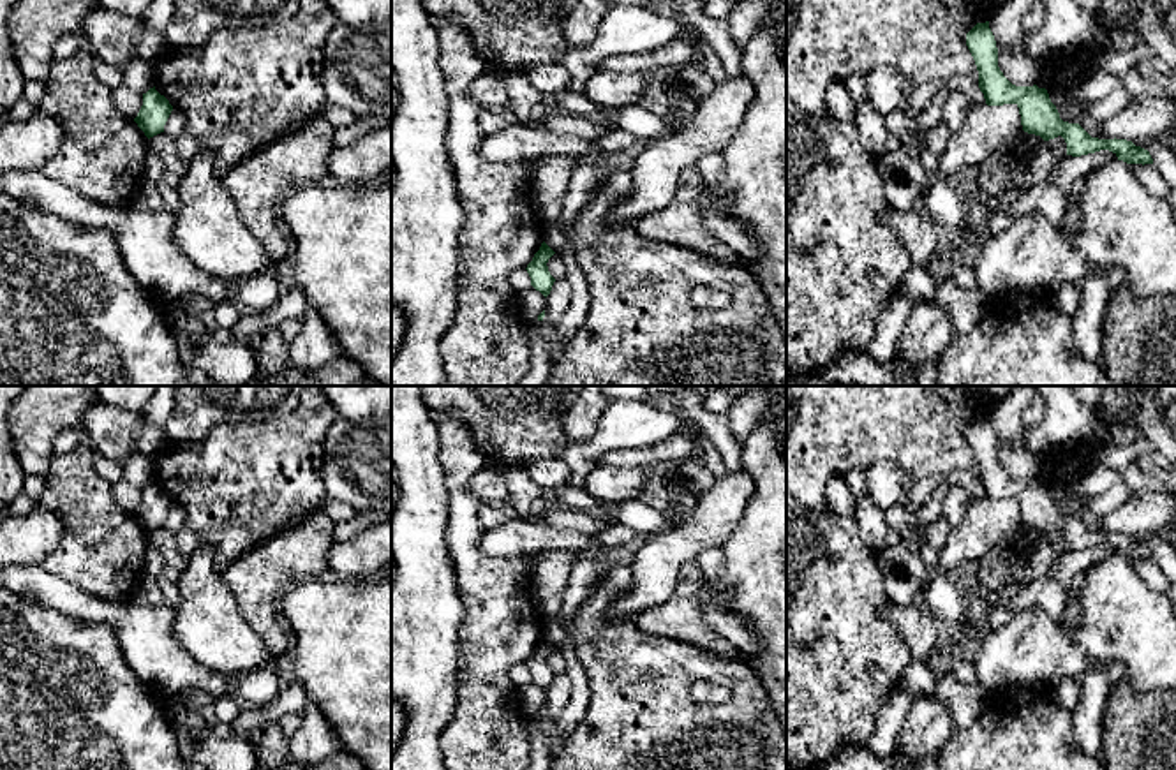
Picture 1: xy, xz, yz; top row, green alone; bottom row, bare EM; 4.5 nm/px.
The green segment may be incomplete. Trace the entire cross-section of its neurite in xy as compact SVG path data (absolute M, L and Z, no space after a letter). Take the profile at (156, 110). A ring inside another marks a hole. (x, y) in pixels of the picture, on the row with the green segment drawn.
M155 86L143 93L143 106L134 118L138 127L145 132L150 139L160 132L164 132L164 125L173 111L169 100L160 95Z

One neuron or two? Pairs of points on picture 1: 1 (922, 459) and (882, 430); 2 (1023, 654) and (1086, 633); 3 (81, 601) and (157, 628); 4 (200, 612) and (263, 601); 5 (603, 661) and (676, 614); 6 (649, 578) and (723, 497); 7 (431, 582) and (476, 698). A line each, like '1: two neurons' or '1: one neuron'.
1: one neuron
2: two neurons
3: one neuron
4: two neurons
5: two neurons
6: one neuron
7: two neurons

